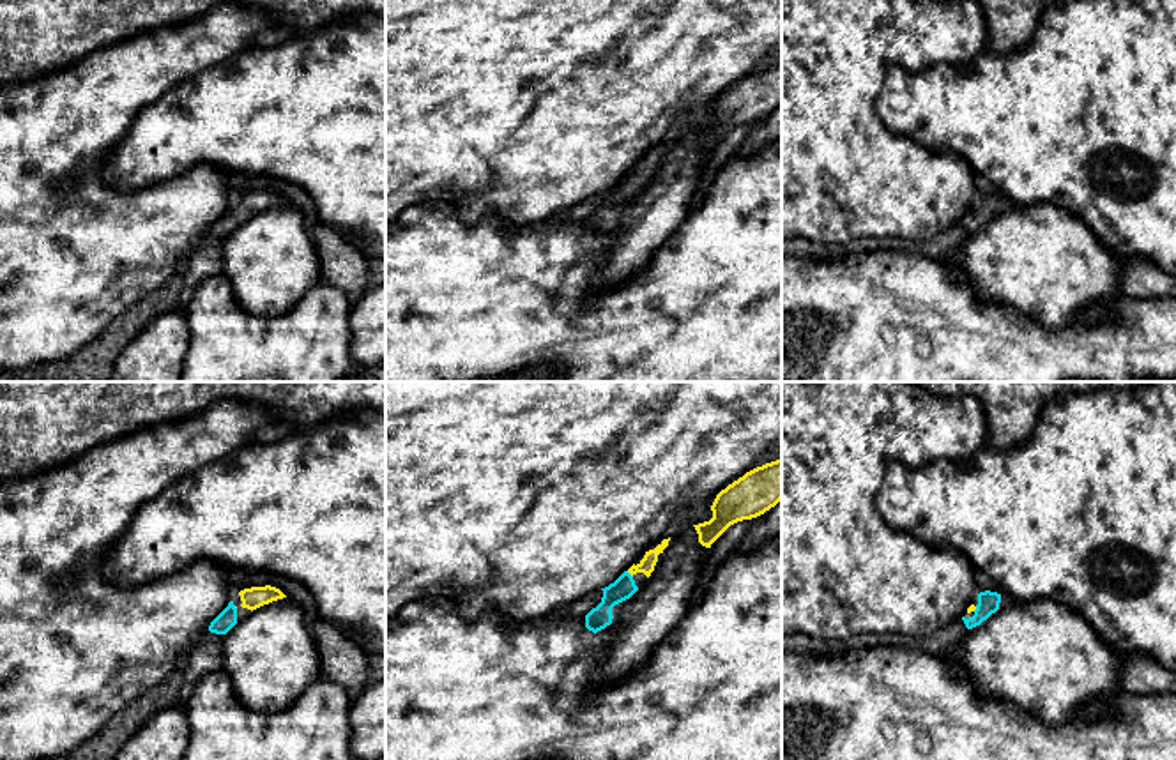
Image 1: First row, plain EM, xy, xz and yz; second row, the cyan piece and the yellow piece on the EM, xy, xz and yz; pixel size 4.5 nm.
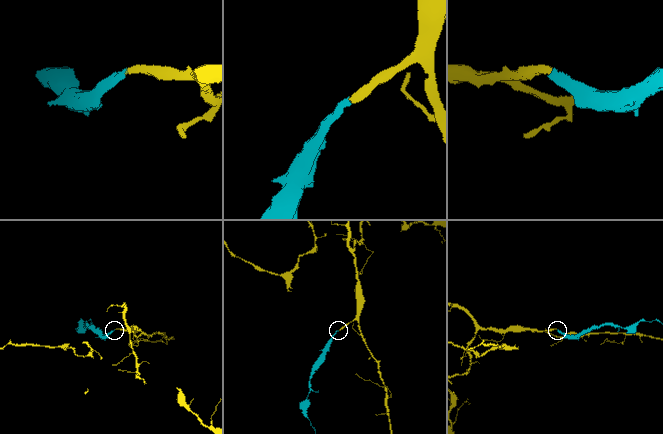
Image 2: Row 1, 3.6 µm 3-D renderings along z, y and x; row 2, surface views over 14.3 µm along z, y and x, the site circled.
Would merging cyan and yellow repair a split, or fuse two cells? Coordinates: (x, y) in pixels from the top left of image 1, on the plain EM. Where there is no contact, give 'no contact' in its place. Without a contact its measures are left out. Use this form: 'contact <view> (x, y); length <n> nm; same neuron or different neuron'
contact xz (630, 179); length 40 nm; same neuron

